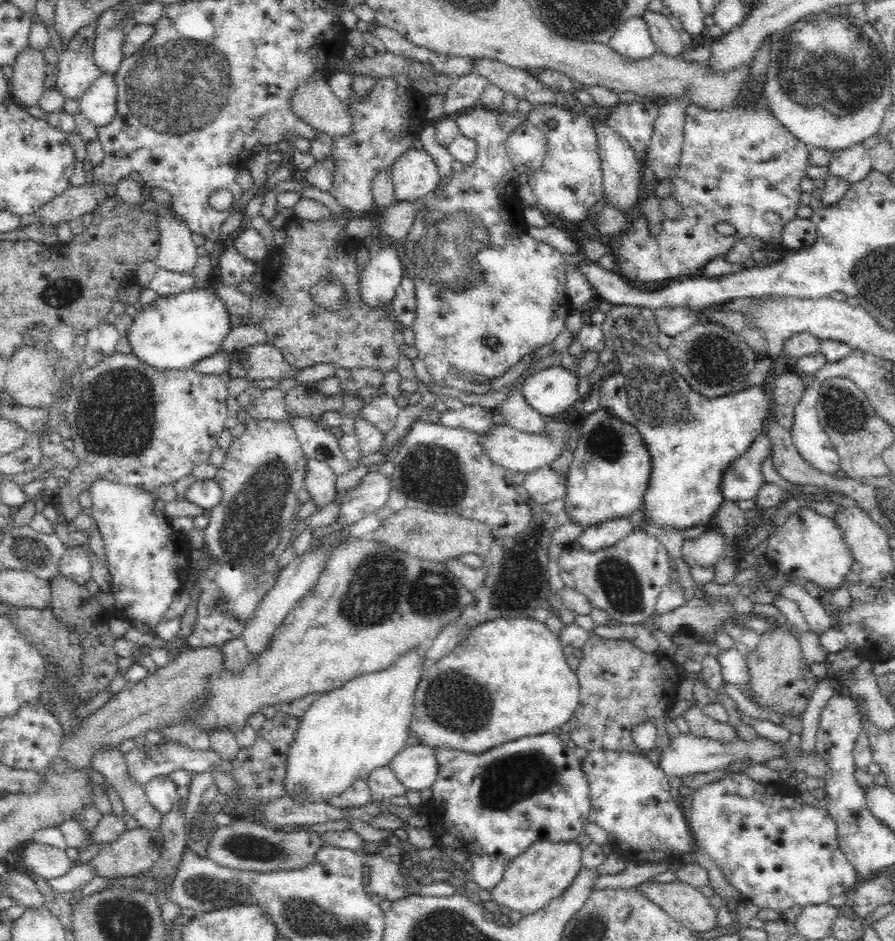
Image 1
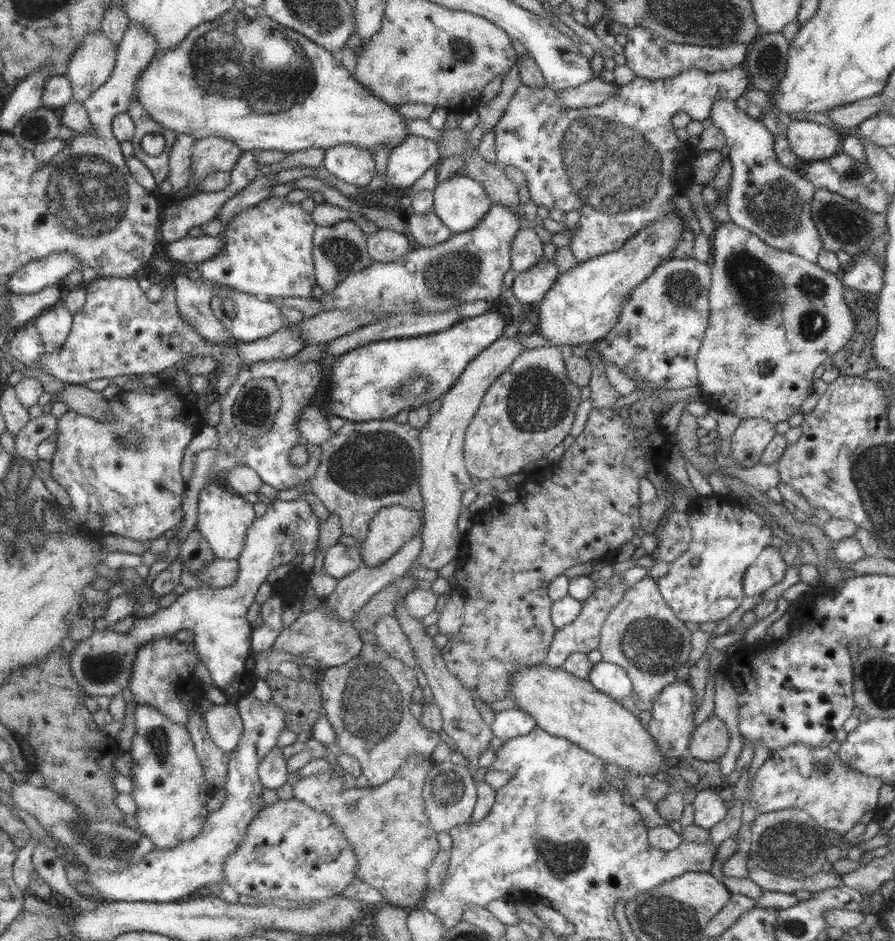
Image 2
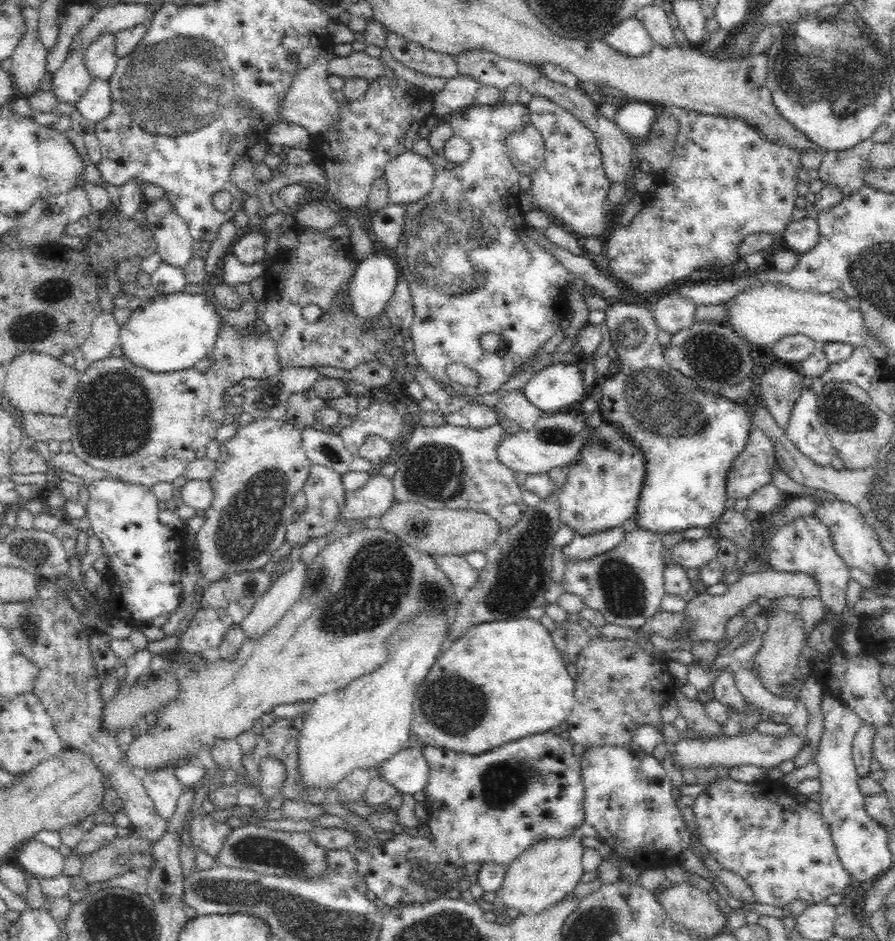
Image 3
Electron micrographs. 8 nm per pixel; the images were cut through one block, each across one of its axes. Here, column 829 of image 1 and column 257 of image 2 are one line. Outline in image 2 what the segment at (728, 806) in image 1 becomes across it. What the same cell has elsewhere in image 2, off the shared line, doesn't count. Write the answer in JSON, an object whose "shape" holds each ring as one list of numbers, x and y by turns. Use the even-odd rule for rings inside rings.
{"shape":[[291,798,287,800,277,799,277,801,271,805,265,804,265,807,249,822,241,843,224,859,222,870,224,880,237,895,249,896,260,901,283,899,296,901,297,903,317,904,339,895,351,883,351,880,356,878,357,868,358,863,355,859,355,854,349,847,345,836,334,826,333,820,327,814,316,812,312,810,311,807,303,804,303,802]]}

